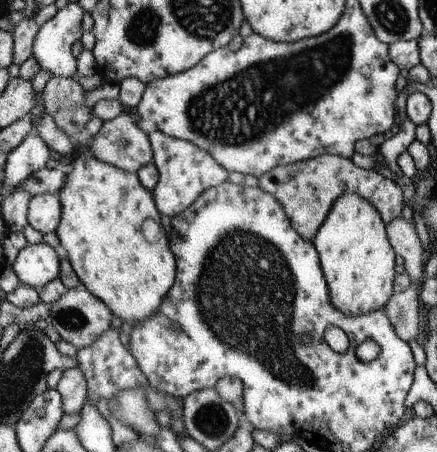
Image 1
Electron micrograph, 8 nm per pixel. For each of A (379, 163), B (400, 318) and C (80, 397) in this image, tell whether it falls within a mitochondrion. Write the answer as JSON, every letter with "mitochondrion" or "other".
{"A":"other","B":"mitochondrion","C":"other"}

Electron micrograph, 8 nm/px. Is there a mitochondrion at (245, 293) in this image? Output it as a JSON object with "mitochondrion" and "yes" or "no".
{"mitochondrion":"yes"}

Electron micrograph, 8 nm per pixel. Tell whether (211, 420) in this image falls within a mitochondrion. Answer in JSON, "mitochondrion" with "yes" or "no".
{"mitochondrion":"yes"}

